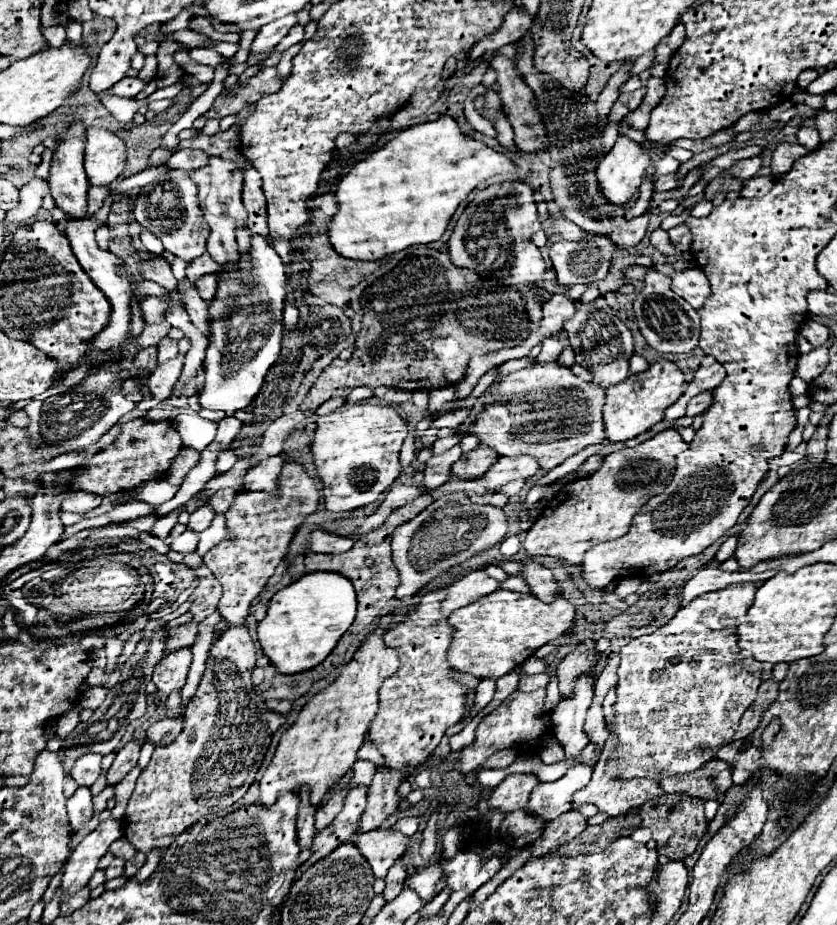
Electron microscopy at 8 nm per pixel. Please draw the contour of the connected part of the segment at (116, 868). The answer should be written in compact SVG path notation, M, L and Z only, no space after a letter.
M113 858L113 862L111 862L109 868L105 870L105 876L107 876L107 880L113 880L113 878L123 876L123 870L125 870L125 860L121 860L121 858Z

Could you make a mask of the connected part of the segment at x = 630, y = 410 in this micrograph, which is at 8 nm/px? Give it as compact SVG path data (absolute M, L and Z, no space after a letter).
M659 360L651 364L647 372L629 376L627 380L611 386L607 390L607 402L603 408L605 438L611 442L625 442L651 430L657 422L663 420L665 410L671 404L675 404L683 392L685 392L685 374L675 366L675 362L669 360Z

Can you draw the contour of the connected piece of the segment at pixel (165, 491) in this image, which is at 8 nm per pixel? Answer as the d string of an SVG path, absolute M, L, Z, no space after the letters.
M151 480L151 482L145 482L143 486L135 488L131 492L131 496L135 500L157 506L157 504L163 504L163 502L171 500L177 494L177 490L179 490L179 486L175 486L175 484L167 482L167 480Z

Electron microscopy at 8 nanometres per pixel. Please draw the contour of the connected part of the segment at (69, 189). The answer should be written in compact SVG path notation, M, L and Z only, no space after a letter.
M73 122L67 130L61 134L61 142L53 154L51 160L51 176L49 176L49 186L51 186L51 196L57 204L59 210L63 210L69 218L87 218L87 176L83 172L83 132L85 132L83 122Z

